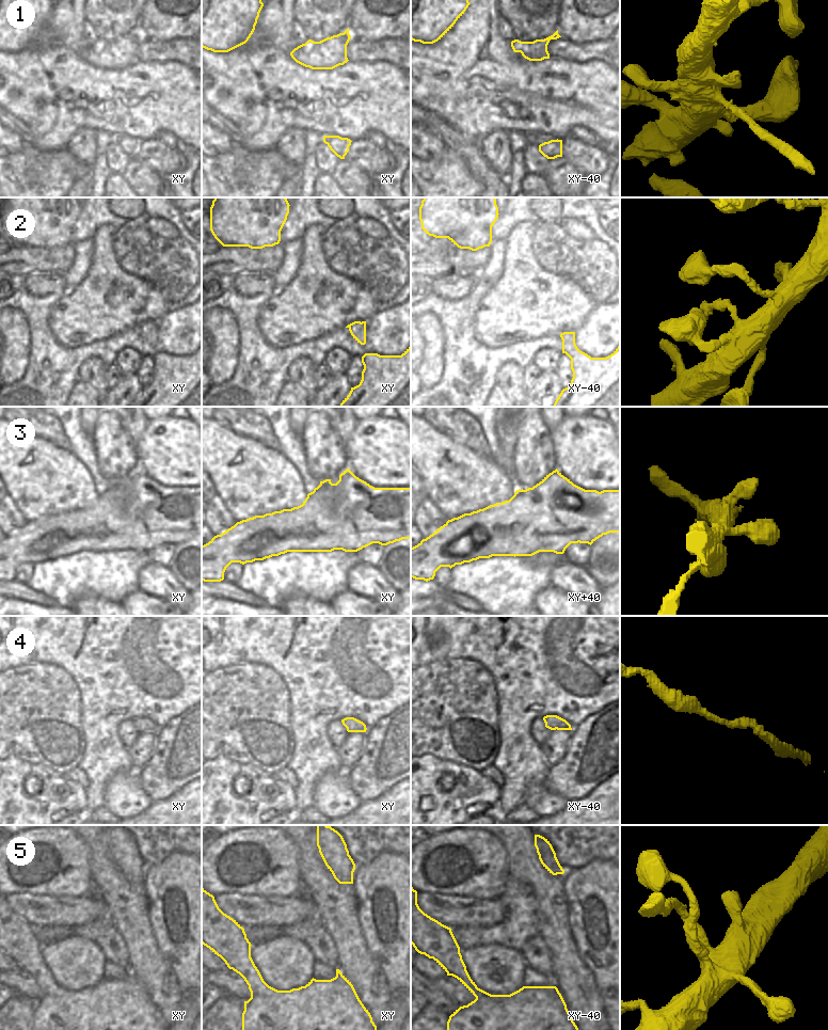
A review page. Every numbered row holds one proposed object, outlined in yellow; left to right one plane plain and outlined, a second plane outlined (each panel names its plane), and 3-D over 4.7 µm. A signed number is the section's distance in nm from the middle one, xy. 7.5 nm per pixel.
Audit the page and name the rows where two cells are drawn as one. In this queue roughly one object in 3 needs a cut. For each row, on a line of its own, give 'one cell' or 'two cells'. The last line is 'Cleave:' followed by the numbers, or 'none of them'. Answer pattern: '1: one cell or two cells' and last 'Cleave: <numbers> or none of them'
1: two cells
2: two cells
3: one cell
4: one cell
5: one cell
Cleave: 1, 2

